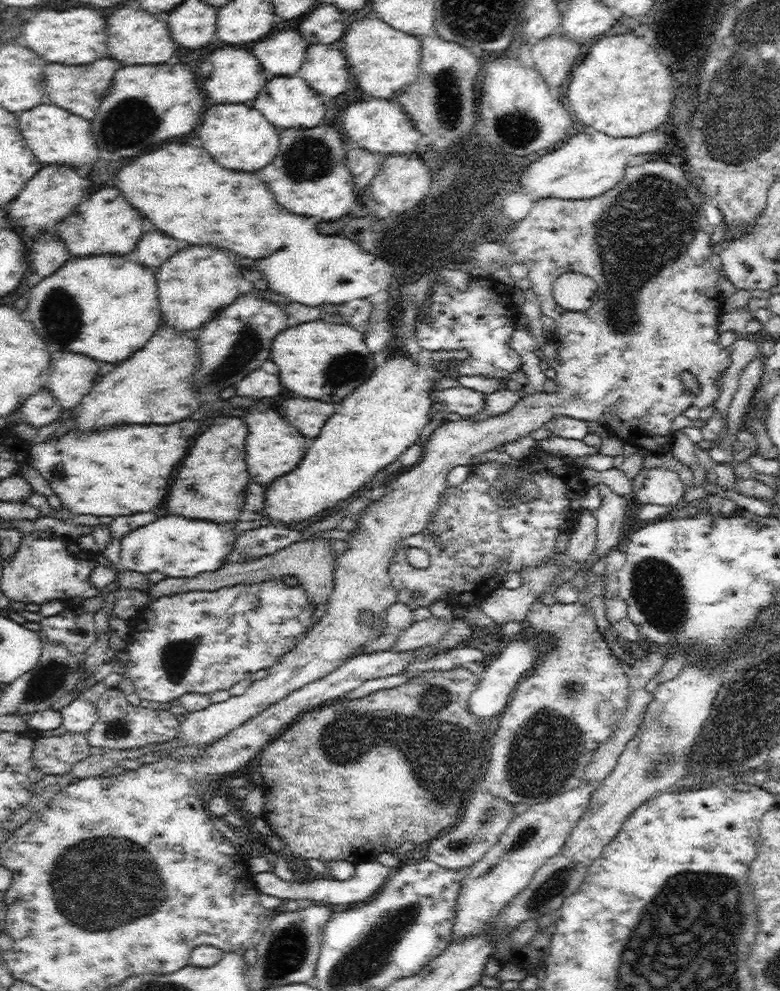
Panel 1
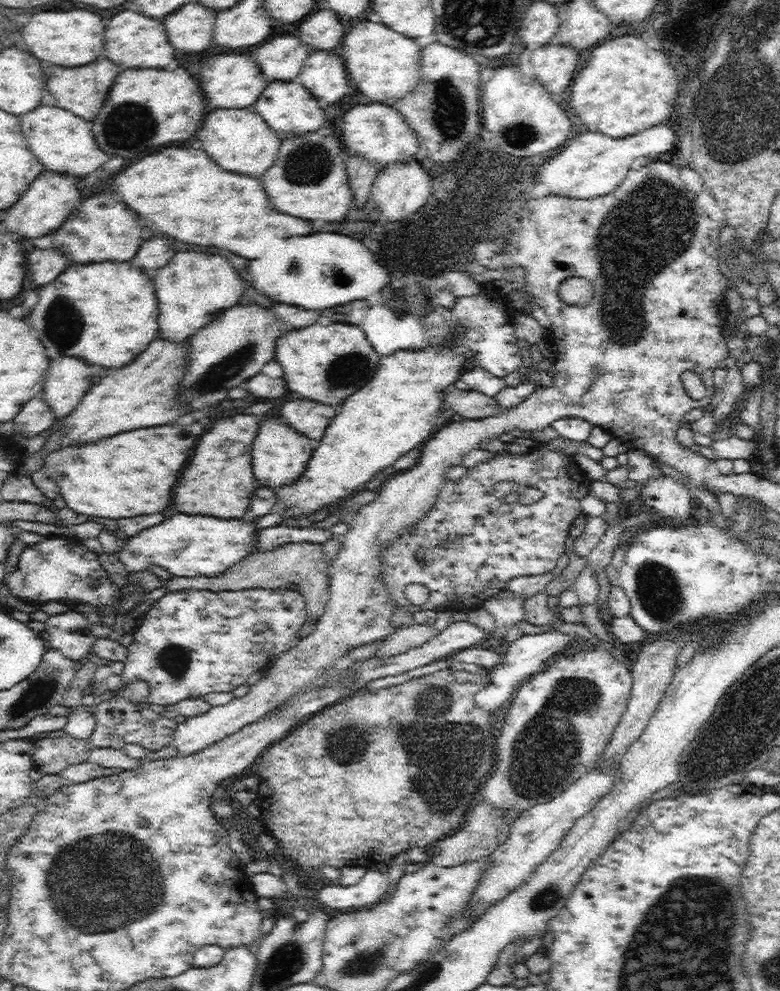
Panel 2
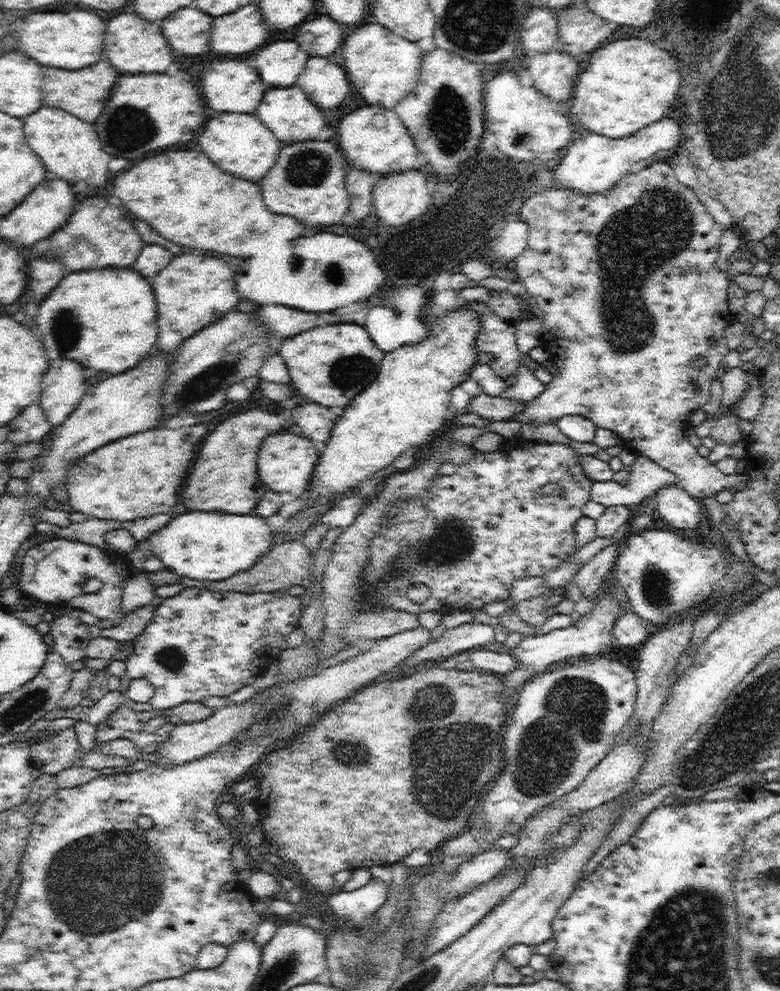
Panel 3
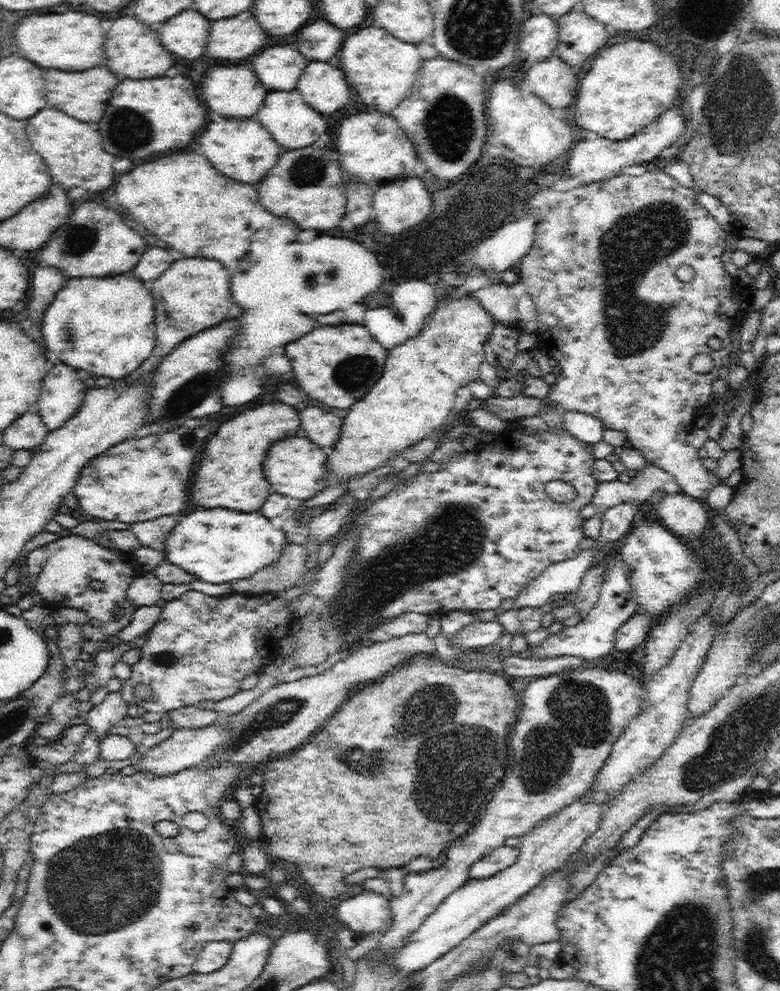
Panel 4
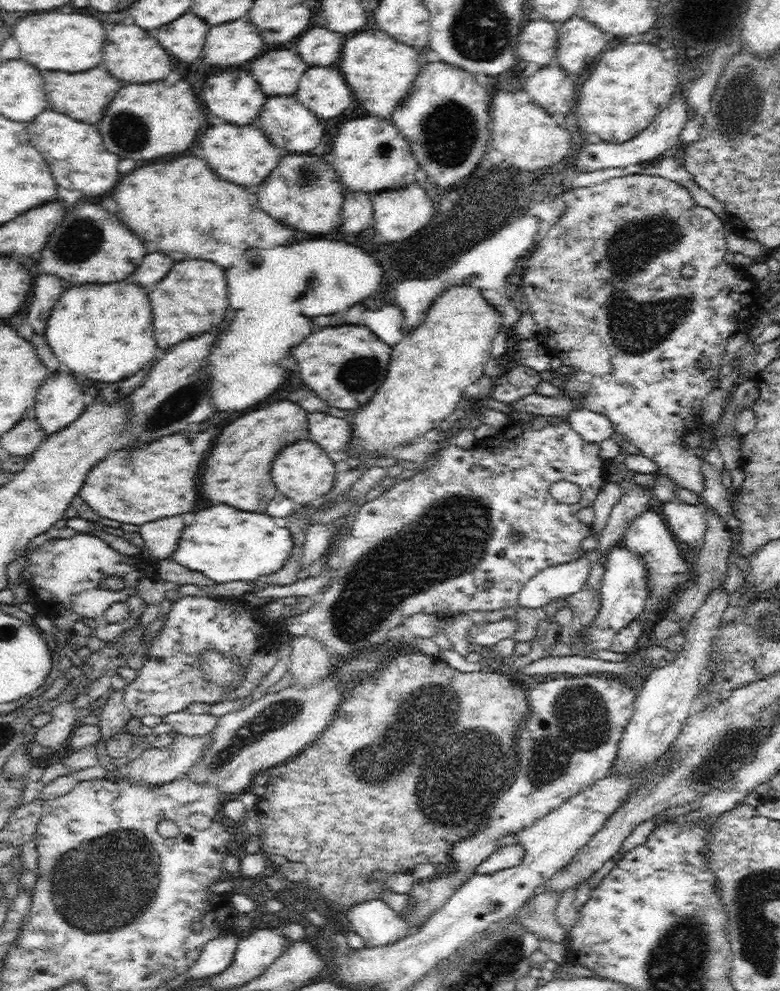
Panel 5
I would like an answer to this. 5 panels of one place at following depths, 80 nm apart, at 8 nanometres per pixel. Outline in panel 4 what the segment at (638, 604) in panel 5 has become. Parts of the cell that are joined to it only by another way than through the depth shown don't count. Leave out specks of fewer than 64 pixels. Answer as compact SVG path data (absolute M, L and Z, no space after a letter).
M612 552L612 556L603 579L601 591L596 606L582 620L570 627L565 627L561 634L546 636L547 639L538 647L529 645L526 653L535 653L540 659L555 656L577 656L588 661L606 658L612 648L615 648L616 630L636 613L636 603L633 602L634 591L629 592L628 573L624 571L620 561L620 553Z

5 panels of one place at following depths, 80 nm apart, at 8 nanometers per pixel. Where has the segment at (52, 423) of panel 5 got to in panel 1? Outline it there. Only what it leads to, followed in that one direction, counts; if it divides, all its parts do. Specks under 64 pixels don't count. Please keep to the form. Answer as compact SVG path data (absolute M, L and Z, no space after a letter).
M52 352L52 378L50 390L71 410L98 382L100 366L94 358L78 352Z

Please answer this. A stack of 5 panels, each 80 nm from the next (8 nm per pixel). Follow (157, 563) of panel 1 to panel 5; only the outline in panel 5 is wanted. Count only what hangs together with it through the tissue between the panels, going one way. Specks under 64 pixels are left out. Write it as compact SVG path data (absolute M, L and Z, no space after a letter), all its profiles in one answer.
M218 504L200 510L194 522L182 530L177 550L171 558L189 570L208 576L217 584L231 581L256 581L262 576L279 572L295 548L288 528L279 528L266 513L247 512Z

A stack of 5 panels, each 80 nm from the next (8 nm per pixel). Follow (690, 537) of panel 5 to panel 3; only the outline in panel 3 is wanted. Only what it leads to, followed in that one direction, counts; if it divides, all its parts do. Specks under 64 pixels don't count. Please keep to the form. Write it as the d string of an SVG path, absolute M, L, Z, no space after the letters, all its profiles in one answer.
M678 482L656 490L646 498L648 503L656 504L658 517L674 530L692 531L699 528L703 506L700 501L683 489Z

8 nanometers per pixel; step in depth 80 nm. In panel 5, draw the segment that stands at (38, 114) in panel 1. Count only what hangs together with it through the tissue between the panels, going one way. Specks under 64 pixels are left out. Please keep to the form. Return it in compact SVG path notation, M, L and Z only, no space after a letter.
M48 108L30 121L28 136L32 146L38 148L40 154L48 160L58 186L68 190L76 188L86 196L100 196L118 184L120 158L104 148L96 124L82 124L71 116L58 114Z

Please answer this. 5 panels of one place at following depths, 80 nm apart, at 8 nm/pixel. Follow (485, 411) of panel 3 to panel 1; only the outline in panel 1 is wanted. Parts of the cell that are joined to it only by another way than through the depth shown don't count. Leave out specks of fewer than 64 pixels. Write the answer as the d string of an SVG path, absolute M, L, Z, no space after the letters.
M454 386L448 389L431 390L430 399L433 402L445 404L447 411L456 412L463 417L472 416L482 410L482 392L461 386Z

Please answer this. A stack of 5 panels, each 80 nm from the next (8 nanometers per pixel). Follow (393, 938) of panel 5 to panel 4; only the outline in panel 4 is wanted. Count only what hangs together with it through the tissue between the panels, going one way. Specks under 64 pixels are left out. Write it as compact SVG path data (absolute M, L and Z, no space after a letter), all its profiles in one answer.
M374 889L342 897L338 904L338 918L344 920L350 930L361 937L366 934L384 934L392 926L389 899Z

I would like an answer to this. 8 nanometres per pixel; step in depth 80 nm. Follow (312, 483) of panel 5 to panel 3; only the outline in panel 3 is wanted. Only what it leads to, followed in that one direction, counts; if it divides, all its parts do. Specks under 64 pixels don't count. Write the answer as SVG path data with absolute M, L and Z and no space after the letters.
M280 432L274 442L262 444L258 452L258 474L260 480L274 492L283 494L286 498L299 498L304 494L304 488L308 488L308 480L312 478L312 468L316 468L316 460L320 458L318 448L309 438L302 434L290 434Z

